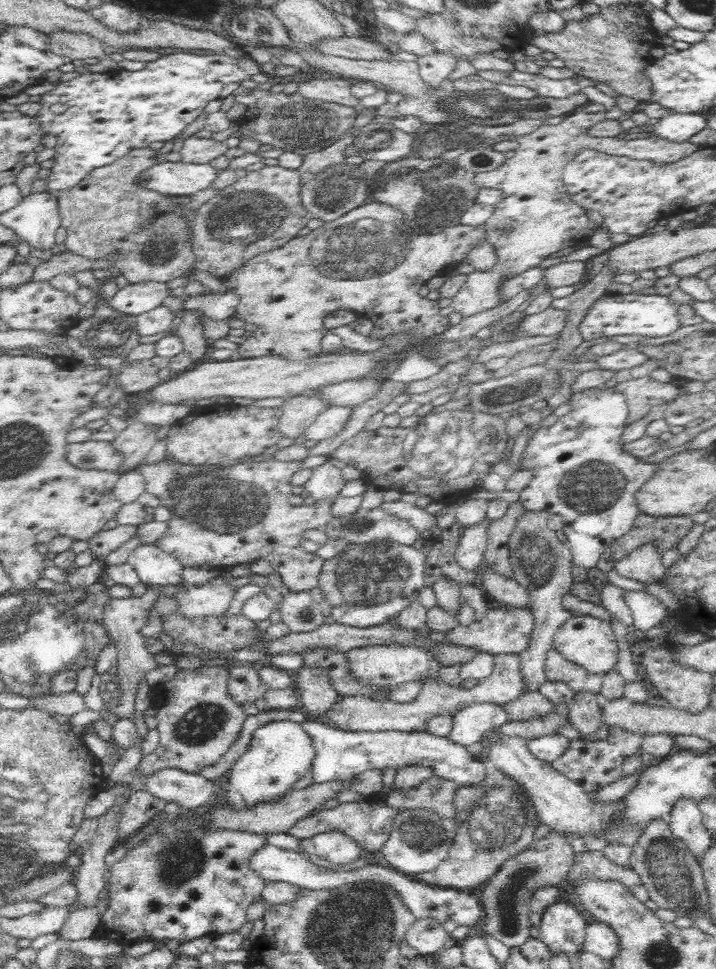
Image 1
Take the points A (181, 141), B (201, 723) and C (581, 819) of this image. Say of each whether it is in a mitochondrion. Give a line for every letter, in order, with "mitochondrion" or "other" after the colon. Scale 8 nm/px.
A: other
B: mitochondrion
C: other

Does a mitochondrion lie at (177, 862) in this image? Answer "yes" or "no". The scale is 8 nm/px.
yes

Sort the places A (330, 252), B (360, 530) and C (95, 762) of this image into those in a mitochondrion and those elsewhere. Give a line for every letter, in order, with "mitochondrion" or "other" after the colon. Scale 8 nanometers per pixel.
A: mitochondrion
B: mitochondrion
C: other

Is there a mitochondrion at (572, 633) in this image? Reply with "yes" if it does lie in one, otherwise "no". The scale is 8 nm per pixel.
no

